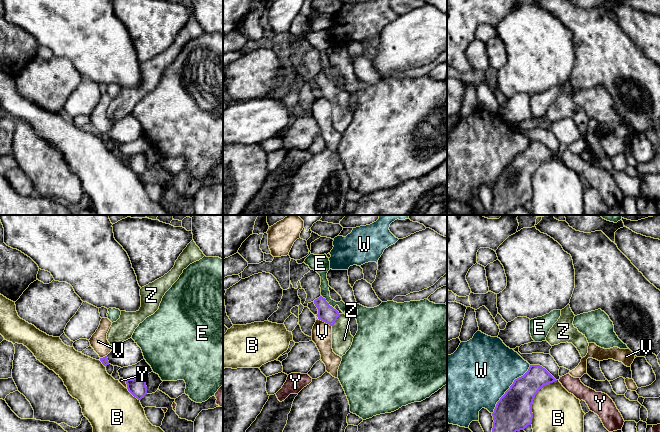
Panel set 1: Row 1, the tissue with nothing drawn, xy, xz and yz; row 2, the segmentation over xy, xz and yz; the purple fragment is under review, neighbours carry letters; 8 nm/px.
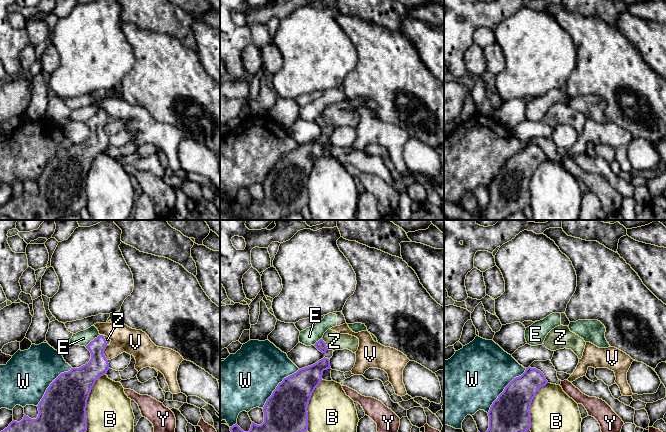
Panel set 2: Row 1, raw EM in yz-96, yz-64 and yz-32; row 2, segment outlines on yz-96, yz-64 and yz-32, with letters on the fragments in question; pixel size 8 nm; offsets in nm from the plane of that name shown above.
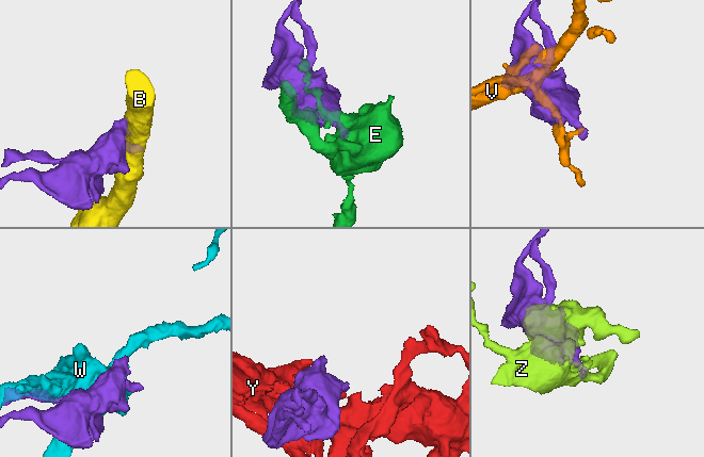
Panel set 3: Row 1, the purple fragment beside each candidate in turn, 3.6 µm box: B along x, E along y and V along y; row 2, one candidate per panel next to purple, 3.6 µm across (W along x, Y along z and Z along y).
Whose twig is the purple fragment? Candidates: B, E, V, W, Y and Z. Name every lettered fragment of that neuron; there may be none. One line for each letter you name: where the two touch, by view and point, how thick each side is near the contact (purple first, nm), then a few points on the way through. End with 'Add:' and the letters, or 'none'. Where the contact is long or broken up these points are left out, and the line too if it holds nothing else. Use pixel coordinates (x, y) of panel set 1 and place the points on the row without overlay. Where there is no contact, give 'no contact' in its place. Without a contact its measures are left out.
Z: xz (336, 95) | 140/160 nm | across xz (326, 89), (336, 95), (340, 99), (342, 115)
Add: Z

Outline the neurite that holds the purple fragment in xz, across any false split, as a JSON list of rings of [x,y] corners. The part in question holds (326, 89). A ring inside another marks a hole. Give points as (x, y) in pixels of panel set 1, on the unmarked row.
[[[322,72],[315,75],[314,80],[318,85],[318,95],[332,103],[333,128],[342,133],[350,125],[354,114],[350,108],[350,95],[330,82]]]

